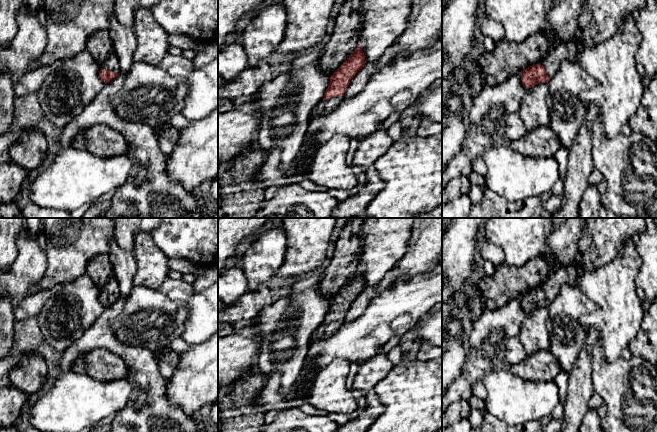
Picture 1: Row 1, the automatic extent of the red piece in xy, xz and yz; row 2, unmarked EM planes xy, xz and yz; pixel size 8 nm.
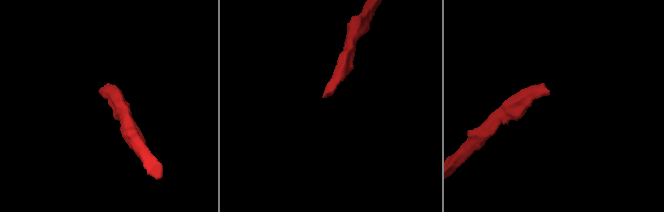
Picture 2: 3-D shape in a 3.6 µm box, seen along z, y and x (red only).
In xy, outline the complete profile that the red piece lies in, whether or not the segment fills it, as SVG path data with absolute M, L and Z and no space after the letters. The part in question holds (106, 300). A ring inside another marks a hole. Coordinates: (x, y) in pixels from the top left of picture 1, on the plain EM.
M112 276L108 282L100 288L100 291L99 301L105 308L117 301L120 296L119 285L114 276Z

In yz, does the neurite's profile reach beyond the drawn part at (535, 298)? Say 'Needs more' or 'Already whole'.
Needs more

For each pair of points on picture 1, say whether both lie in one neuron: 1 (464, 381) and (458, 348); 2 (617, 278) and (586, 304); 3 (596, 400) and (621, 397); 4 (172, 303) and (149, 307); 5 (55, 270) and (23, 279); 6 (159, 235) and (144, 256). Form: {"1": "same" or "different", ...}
{"1": "different", "2": "different", "3": "different", "4": "same", "5": "different", "6": "different"}

